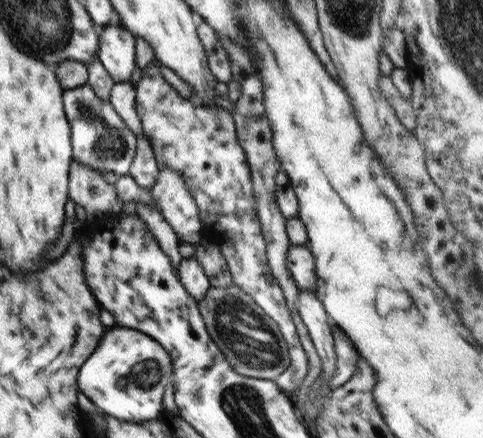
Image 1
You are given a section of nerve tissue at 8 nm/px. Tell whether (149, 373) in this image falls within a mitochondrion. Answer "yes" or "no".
yes

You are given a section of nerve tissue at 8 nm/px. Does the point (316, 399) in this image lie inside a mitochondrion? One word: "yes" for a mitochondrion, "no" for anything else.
no

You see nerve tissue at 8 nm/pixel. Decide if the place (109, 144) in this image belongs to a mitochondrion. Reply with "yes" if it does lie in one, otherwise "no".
yes

